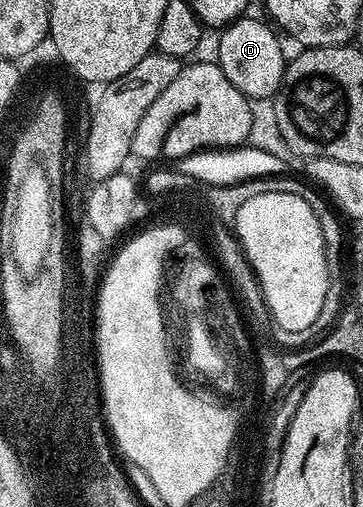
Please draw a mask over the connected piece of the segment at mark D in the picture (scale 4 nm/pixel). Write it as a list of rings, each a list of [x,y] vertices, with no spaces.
[[[252,16],[240,17],[219,30],[220,42],[216,45],[214,60],[226,79],[230,79],[230,83],[234,83],[234,87],[238,87],[244,97],[256,103],[264,100],[267,102],[275,98],[276,92],[280,90],[286,56],[284,57],[284,49],[276,38],[277,30],[267,20],[259,21]]]

